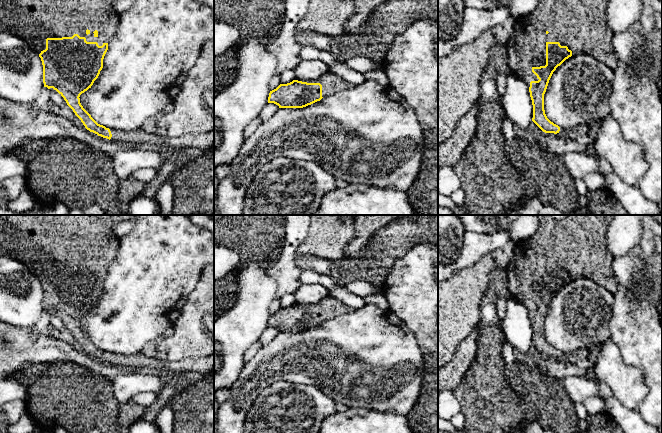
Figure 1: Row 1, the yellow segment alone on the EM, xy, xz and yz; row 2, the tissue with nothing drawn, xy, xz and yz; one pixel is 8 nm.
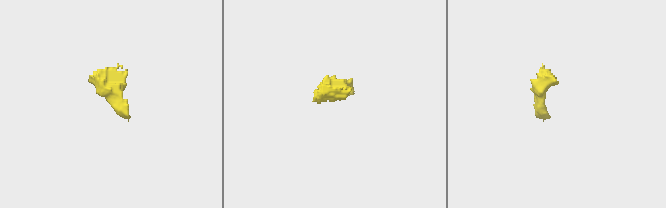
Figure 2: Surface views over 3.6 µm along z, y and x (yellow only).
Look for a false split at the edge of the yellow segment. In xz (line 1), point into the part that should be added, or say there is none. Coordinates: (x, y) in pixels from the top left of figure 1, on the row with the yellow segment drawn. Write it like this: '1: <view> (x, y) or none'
1: xz (331, 83)

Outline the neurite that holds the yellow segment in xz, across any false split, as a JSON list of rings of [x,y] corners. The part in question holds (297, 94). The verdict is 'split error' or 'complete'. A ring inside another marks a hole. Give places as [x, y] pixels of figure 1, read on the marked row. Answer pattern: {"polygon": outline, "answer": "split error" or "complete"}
{"polygon": [[[328,71],[315,80],[293,80],[287,84],[280,84],[270,91],[268,103],[274,103],[279,108],[303,108],[324,97],[353,87],[352,83]]], "answer": "split error"}

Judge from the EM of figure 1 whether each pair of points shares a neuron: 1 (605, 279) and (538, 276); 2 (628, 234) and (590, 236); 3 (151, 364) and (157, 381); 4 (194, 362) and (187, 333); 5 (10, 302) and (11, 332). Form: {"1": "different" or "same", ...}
{"1": "same", "2": "different", "3": "different", "4": "different", "5": "different"}

